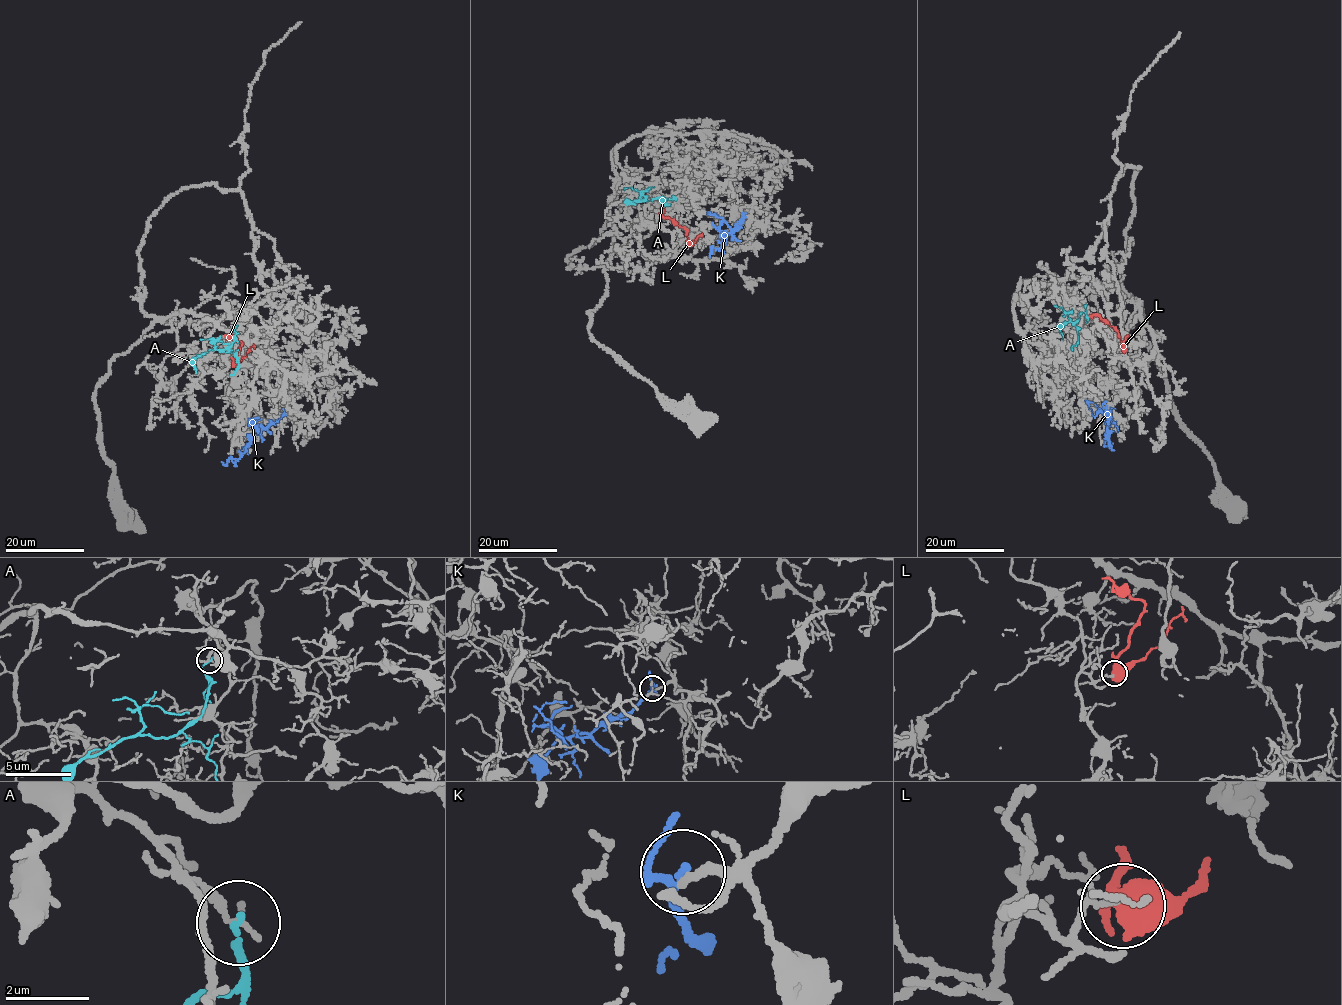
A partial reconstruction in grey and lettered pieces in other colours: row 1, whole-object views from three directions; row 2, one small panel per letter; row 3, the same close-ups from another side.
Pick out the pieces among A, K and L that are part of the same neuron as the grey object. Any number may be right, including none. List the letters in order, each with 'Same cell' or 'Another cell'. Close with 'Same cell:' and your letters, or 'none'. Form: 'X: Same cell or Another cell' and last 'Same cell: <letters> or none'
A: Another cell
K: Same cell
L: Another cell
Same cell: K

